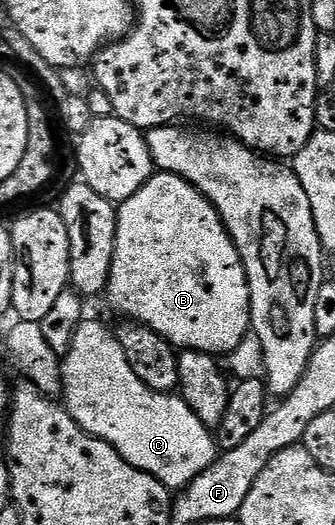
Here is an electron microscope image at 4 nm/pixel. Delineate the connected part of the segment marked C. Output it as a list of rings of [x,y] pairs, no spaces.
[[[91,320],[81,322],[74,332],[68,353],[63,355],[62,369],[62,398],[64,396],[63,401],[72,419],[88,434],[109,442],[118,456],[126,460],[126,464],[154,476],[154,480],[162,483],[167,490],[183,490],[199,474],[206,472],[210,464],[216,462],[218,447],[213,431],[192,411],[188,401],[180,397],[179,393],[163,394],[142,384],[138,372],[130,368],[130,360],[126,360],[126,352],[111,325],[103,326]]]

